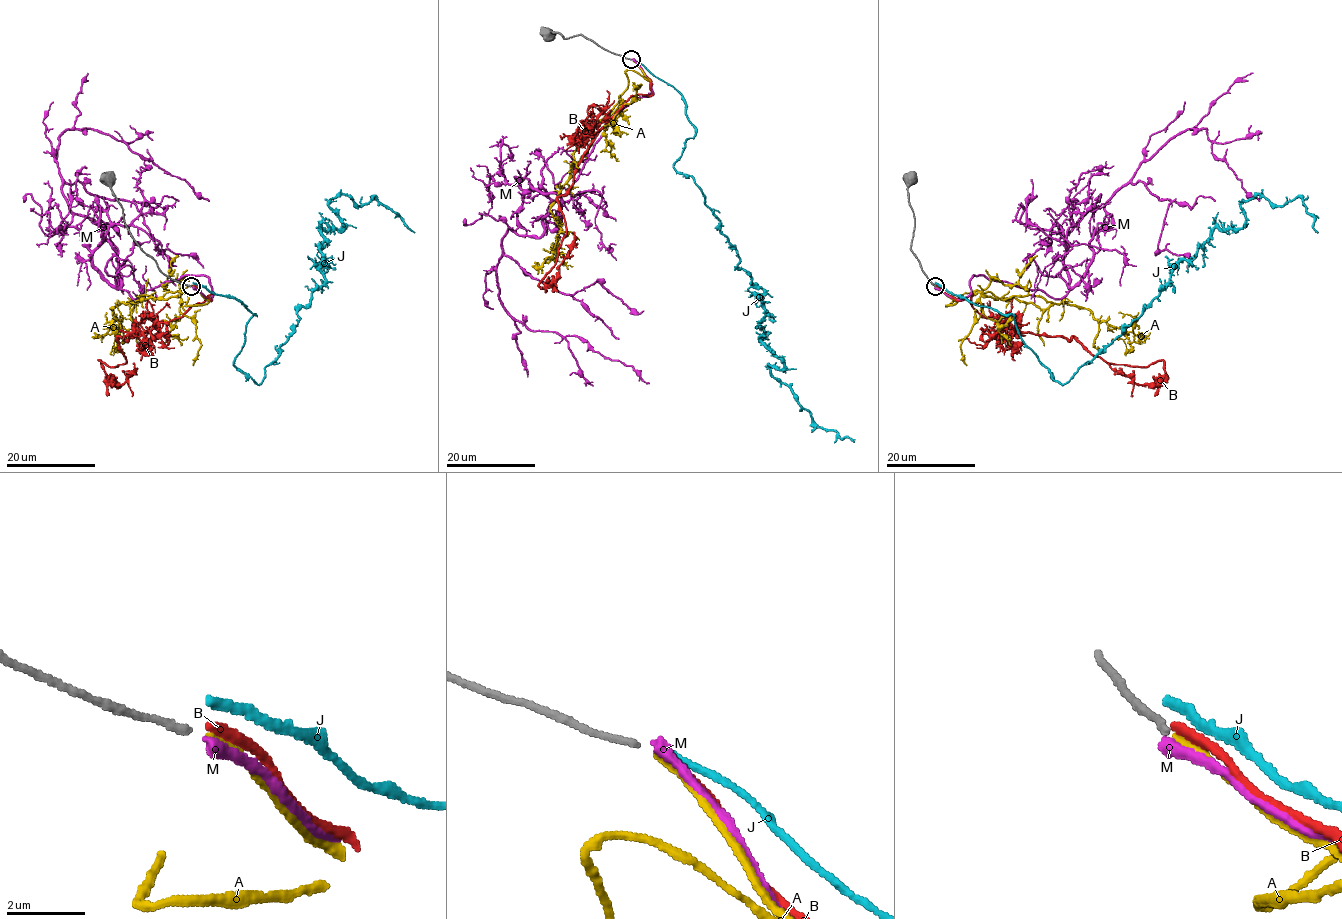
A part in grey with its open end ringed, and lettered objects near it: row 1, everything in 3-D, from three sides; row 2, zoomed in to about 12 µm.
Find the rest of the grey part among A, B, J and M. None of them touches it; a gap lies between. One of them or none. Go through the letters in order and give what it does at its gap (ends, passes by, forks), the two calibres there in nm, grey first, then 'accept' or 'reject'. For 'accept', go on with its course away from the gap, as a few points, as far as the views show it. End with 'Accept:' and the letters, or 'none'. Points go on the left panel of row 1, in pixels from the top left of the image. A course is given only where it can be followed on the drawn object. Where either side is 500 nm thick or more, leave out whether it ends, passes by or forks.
A: it ends there; 170 nm thick on the grey side, 190 nm on the other; reject
B: it ends there; 170 nm thick on the grey side, 240 nm on the other; reject
J: it ends there; 170 nm thick on the grey side, 240 nm on the other; reject
M: it ends there; 170 nm thick on the grey side, 300 nm on the other; reject
Accept: none

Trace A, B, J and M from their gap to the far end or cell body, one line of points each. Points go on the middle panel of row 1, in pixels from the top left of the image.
A: (632, 60), (648, 79), (627, 71), (620, 100), (595, 126), (550, 208), (558, 246), (537, 274)
B: (632, 60), (651, 94), (632, 96), (607, 122), (557, 198), (566, 233), (545, 291), (573, 232)
J: (632, 59), (686, 106), (696, 134), (673, 165), (764, 292), (760, 338), (783, 365), (771, 374), (854, 442)
M: (632, 59), (652, 93), (616, 116), (539, 236), (508, 230), (496, 271), (530, 330), (578, 336), (649, 383)

